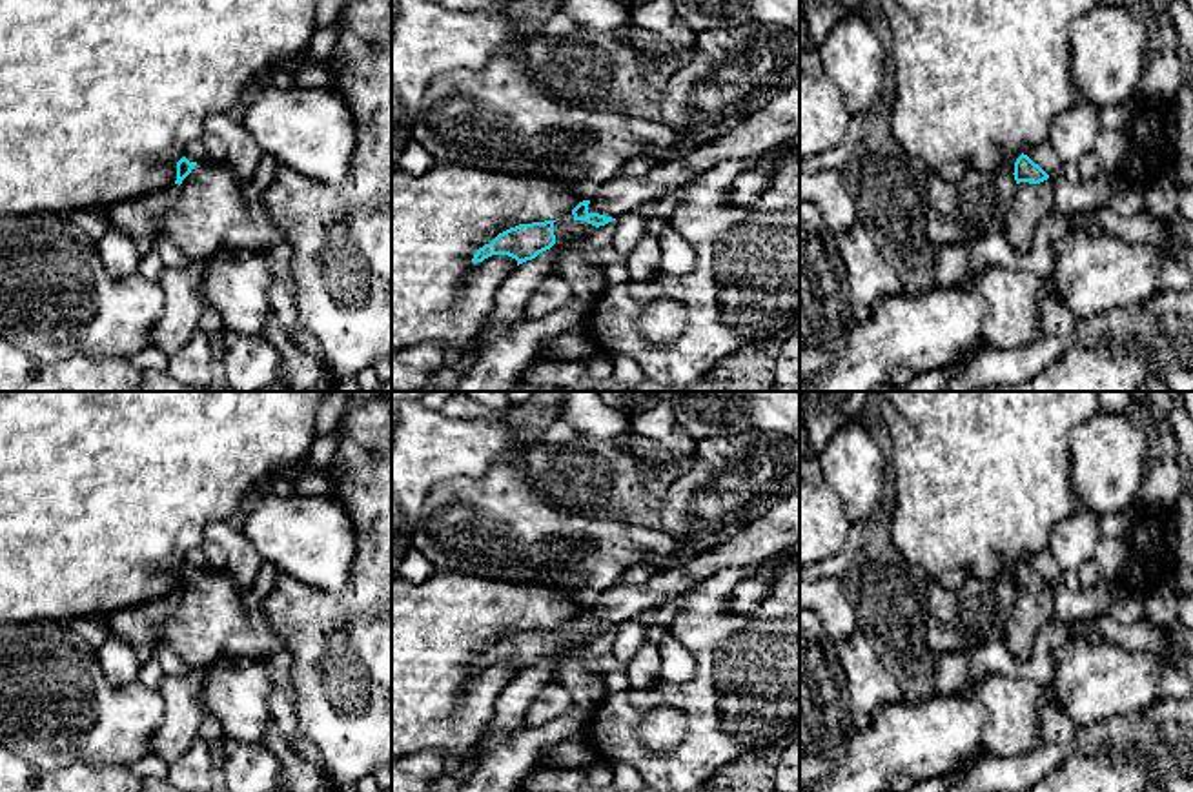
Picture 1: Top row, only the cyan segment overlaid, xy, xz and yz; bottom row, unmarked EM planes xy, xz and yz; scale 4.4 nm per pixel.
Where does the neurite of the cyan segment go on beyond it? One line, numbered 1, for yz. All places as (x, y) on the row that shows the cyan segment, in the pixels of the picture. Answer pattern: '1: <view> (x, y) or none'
1: yz (1031, 203)

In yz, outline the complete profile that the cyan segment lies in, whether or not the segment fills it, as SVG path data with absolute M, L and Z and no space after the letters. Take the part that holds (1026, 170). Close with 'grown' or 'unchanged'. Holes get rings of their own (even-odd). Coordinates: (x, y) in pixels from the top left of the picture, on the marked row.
M1024 153L1013 175L1016 189L1002 233L1016 251L1025 253L1040 220L1056 208L1055 191L1049 175Z; grown

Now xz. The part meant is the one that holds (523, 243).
M800 75L765 109L756 111L718 138L698 146L685 157L652 164L641 177L623 173L605 182L590 200L579 202L557 220L519 224L499 233L490 244L477 249L472 262L492 255L508 255L517 266L535 259L554 244L570 239L586 239L599 226L616 220L627 211L639 209L687 184L721 160L758 158L792 142L800 135Z; grown

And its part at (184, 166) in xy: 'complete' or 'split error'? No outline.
split error

